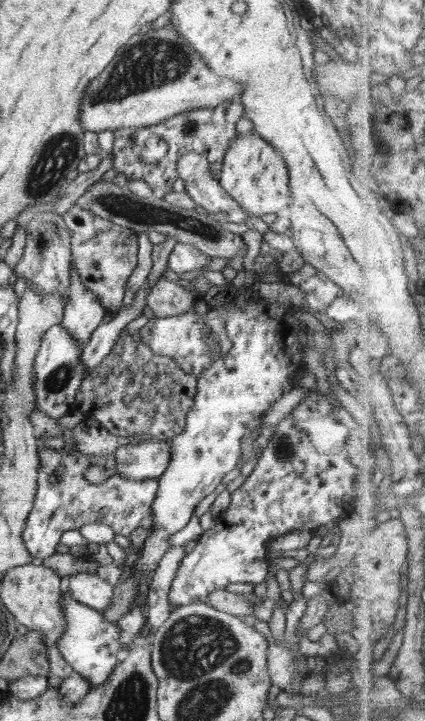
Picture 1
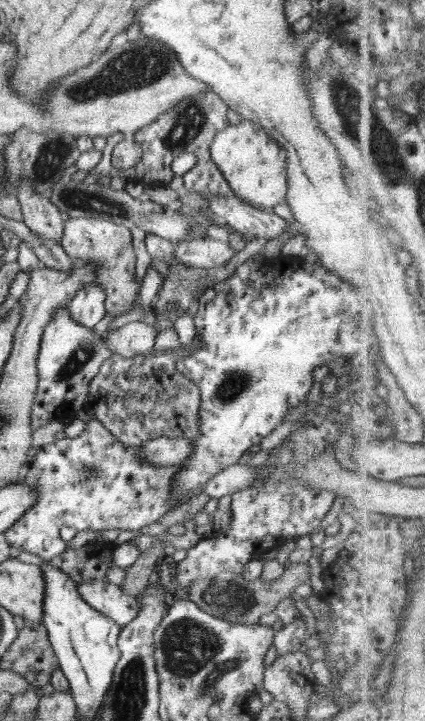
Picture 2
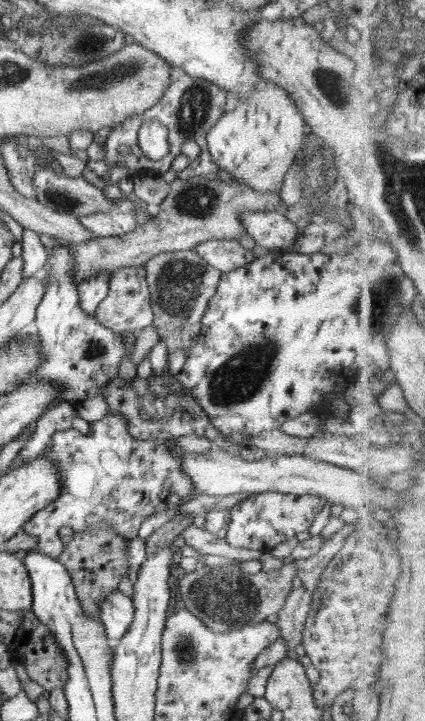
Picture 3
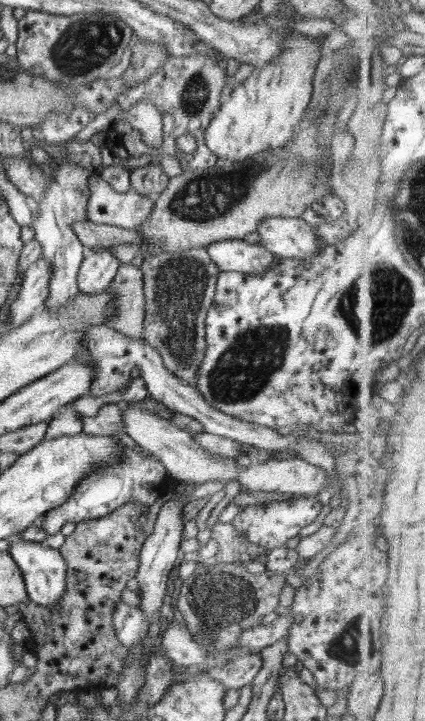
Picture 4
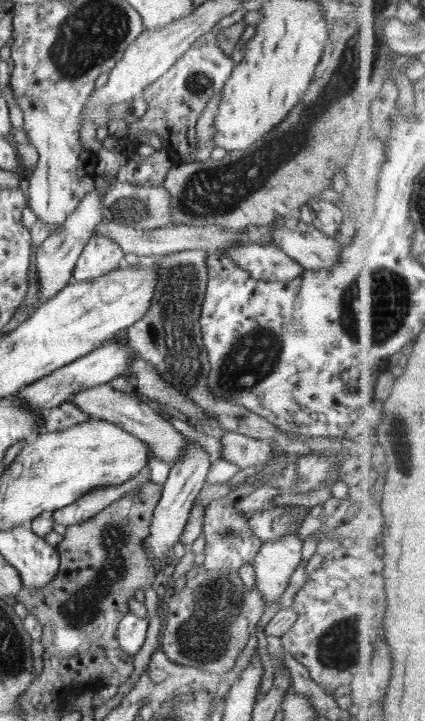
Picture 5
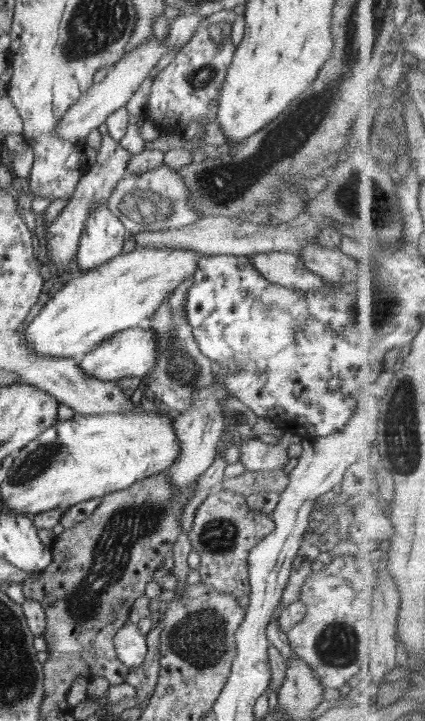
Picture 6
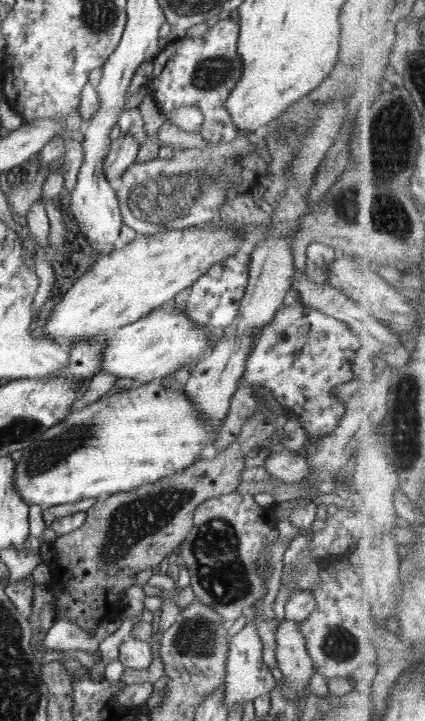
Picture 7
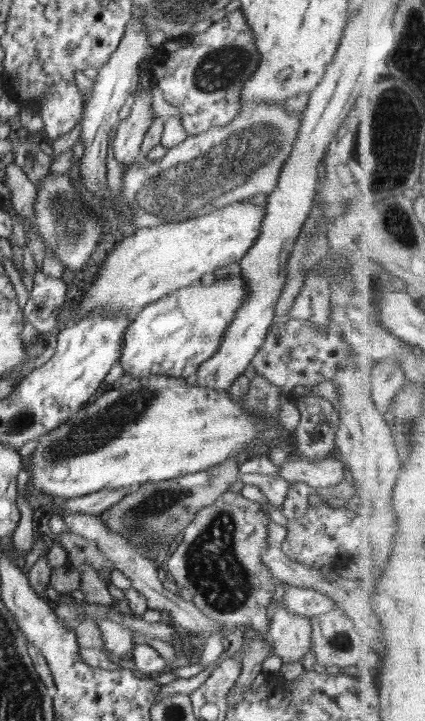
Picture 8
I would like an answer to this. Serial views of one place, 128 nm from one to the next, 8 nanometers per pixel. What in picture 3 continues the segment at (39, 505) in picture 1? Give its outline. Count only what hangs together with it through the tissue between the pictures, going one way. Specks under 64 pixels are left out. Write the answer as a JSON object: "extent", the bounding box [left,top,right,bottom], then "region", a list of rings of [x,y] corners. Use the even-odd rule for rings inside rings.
{"extent":[22,413,195,558],"region":[[[107,413],[101,420],[78,424],[71,429],[56,431],[52,436],[52,445],[46,448],[42,456],[56,464],[61,474],[62,490],[60,496],[52,504],[34,514],[23,526],[22,532],[34,538],[39,538],[38,544],[32,551],[38,551],[52,558],[59,558],[64,543],[59,540],[58,530],[62,526],[70,526],[74,532],[83,531],[87,526],[106,521],[113,531],[127,540],[138,537],[140,524],[152,514],[168,508],[171,504],[179,503],[195,492],[193,482],[184,475],[179,458],[168,450],[159,440],[142,440],[134,438],[127,429],[127,420],[123,414]]]}

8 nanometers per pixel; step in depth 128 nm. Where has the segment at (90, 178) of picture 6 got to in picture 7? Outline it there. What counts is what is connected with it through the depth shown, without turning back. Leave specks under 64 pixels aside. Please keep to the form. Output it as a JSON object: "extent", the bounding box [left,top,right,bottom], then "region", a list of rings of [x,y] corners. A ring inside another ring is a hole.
{"extent":[102,133,139,186],"region":[[[120,133],[118,138],[111,141],[102,170],[112,186],[116,186],[124,171],[135,163],[139,147],[132,133]]]}

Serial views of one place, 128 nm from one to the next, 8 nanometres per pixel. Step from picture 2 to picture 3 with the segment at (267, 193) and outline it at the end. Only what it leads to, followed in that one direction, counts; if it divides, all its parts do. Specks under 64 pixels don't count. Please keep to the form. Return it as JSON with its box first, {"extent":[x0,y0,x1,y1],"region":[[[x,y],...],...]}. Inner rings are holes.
{"extent":[206,81,308,193],"region":[[[266,81],[264,84],[260,84],[258,89],[252,91],[245,101],[240,100],[240,105],[236,106],[234,110],[222,113],[222,116],[206,135],[206,146],[212,160],[220,169],[227,170],[232,178],[246,183],[255,191],[273,193],[274,191],[280,192],[284,174],[297,158],[301,145],[305,142],[307,132],[308,127],[303,114],[290,93],[280,85]]]}

